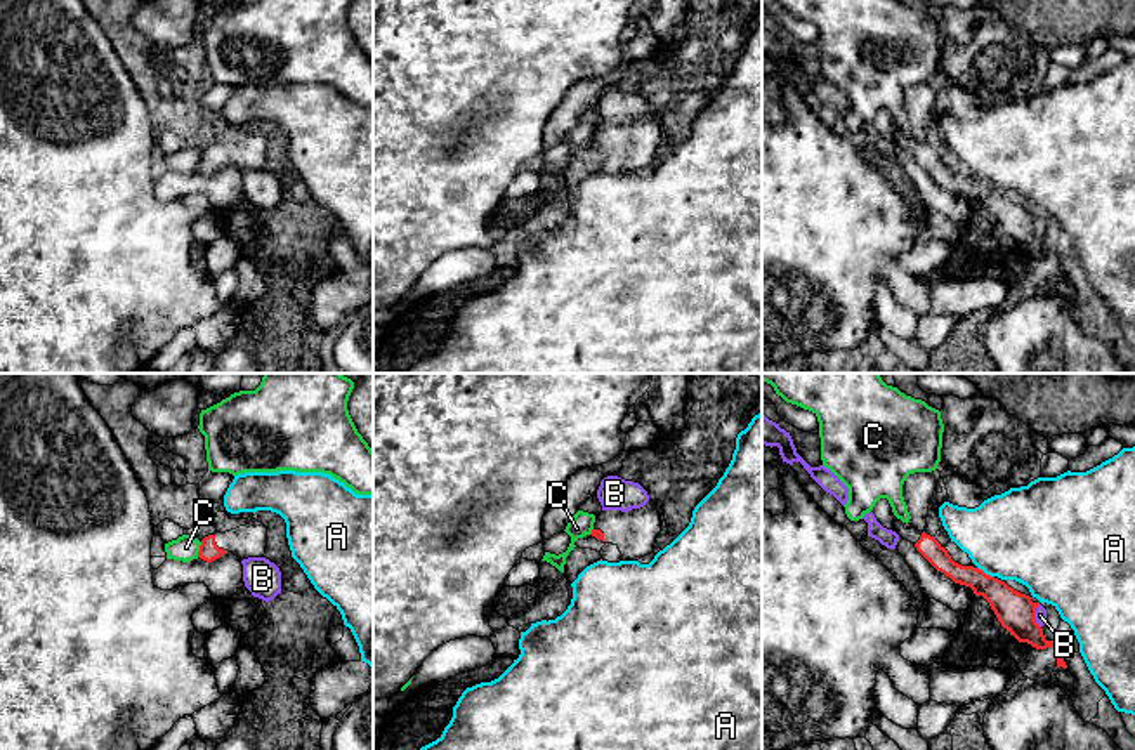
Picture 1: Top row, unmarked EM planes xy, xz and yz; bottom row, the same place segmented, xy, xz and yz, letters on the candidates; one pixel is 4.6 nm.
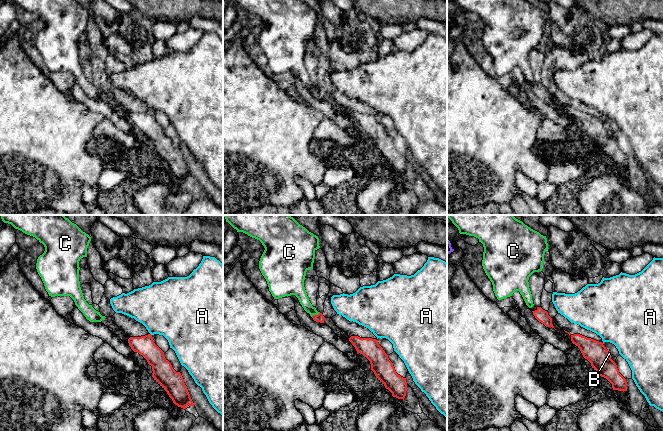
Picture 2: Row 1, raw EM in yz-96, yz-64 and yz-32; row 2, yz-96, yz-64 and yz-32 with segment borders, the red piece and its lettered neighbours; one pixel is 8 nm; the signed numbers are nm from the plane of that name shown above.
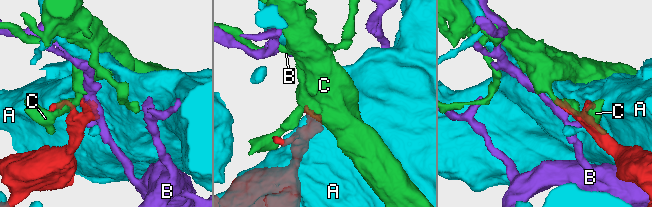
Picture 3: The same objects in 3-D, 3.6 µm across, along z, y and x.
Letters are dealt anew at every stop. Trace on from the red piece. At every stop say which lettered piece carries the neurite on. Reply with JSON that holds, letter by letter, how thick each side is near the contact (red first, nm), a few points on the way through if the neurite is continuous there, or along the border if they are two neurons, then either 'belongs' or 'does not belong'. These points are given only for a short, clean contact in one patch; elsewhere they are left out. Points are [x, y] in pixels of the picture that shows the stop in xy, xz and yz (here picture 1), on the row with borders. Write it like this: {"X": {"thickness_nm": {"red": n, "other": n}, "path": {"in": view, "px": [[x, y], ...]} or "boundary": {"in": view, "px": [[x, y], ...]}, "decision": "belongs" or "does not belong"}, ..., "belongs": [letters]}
{"A": {"thickness_nm": {"red": 180, "other": 420}, "decision": "does not belong"}, "B": {"thickness_nm": {"red": 180, "other": 50}, "decision": "does not belong"}, "C": {"thickness_nm": {"red": 90, "other": 120}, "decision": "does not belong"}, "belongs": []}

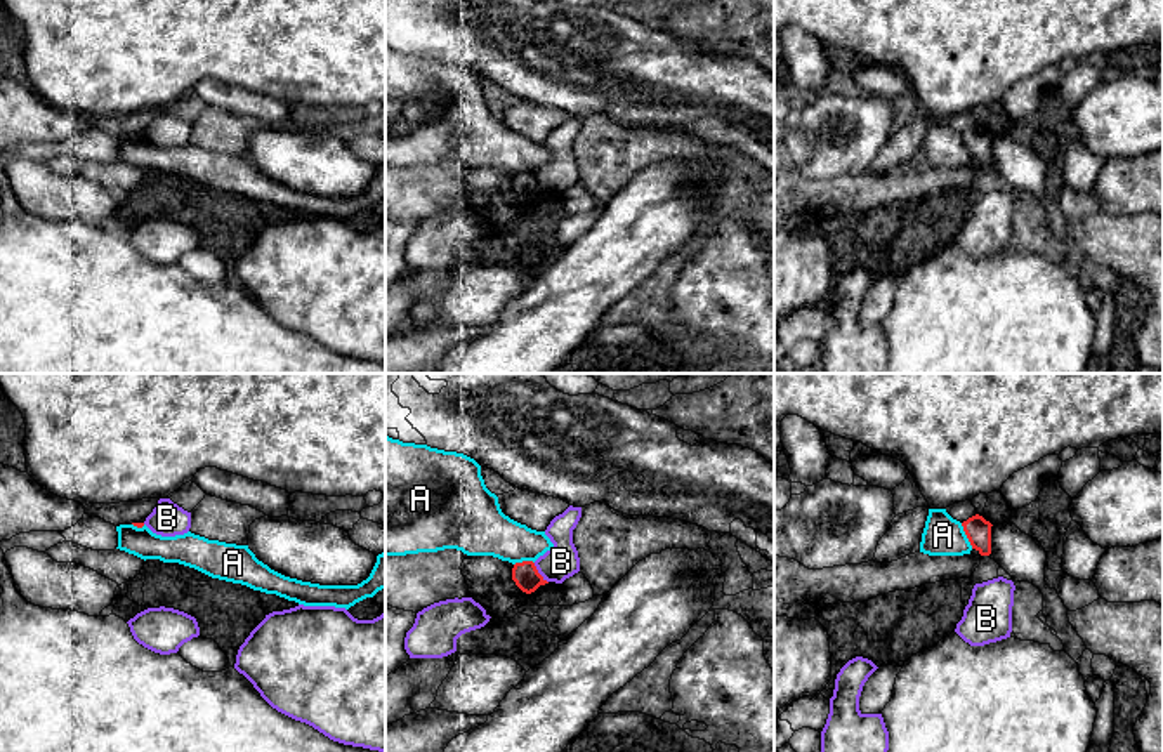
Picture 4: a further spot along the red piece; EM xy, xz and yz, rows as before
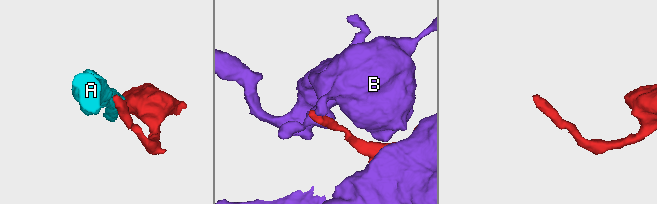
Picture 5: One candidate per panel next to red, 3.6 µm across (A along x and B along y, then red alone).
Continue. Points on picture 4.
{"A": {"thickness_nm": {"red": 120, "other": 190}, "boundary": {"in": "yz", "px": [[960, 523], [972, 547]]}, "decision": "does not belong"}, "B": {"thickness_nm": {"red": 120, "other": 160}, "decision": "does not belong"}, "belongs": []}

